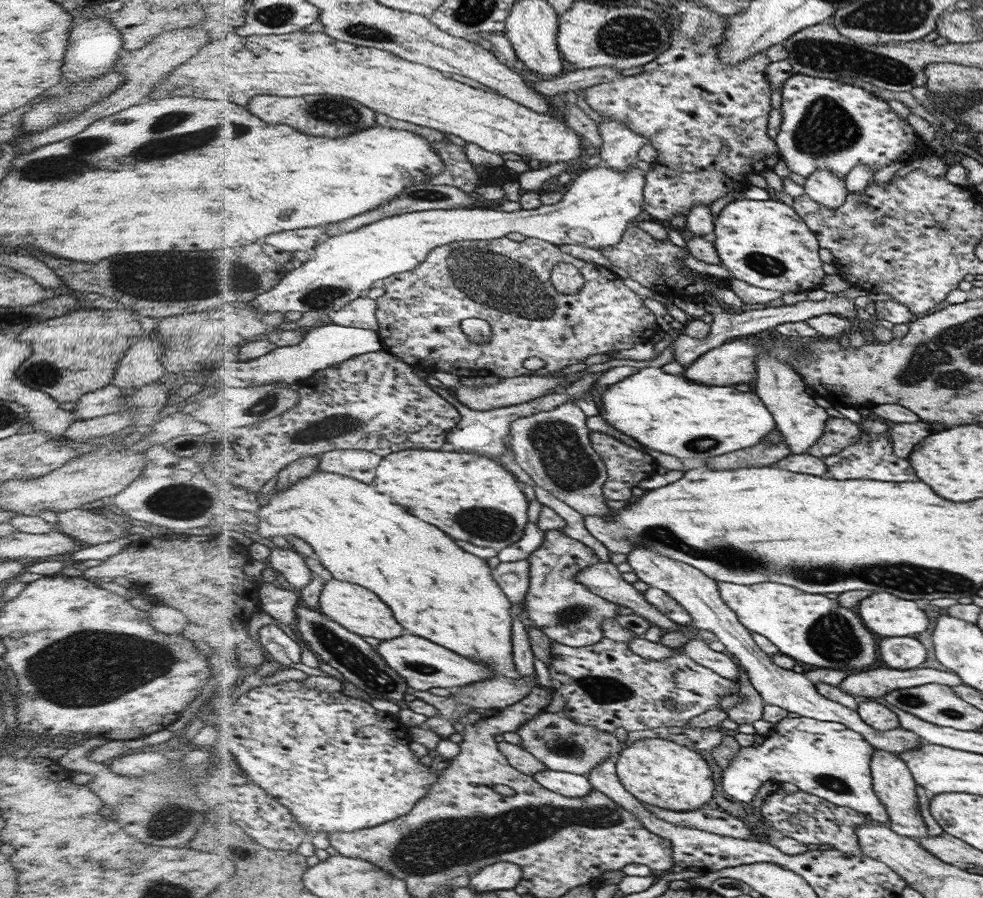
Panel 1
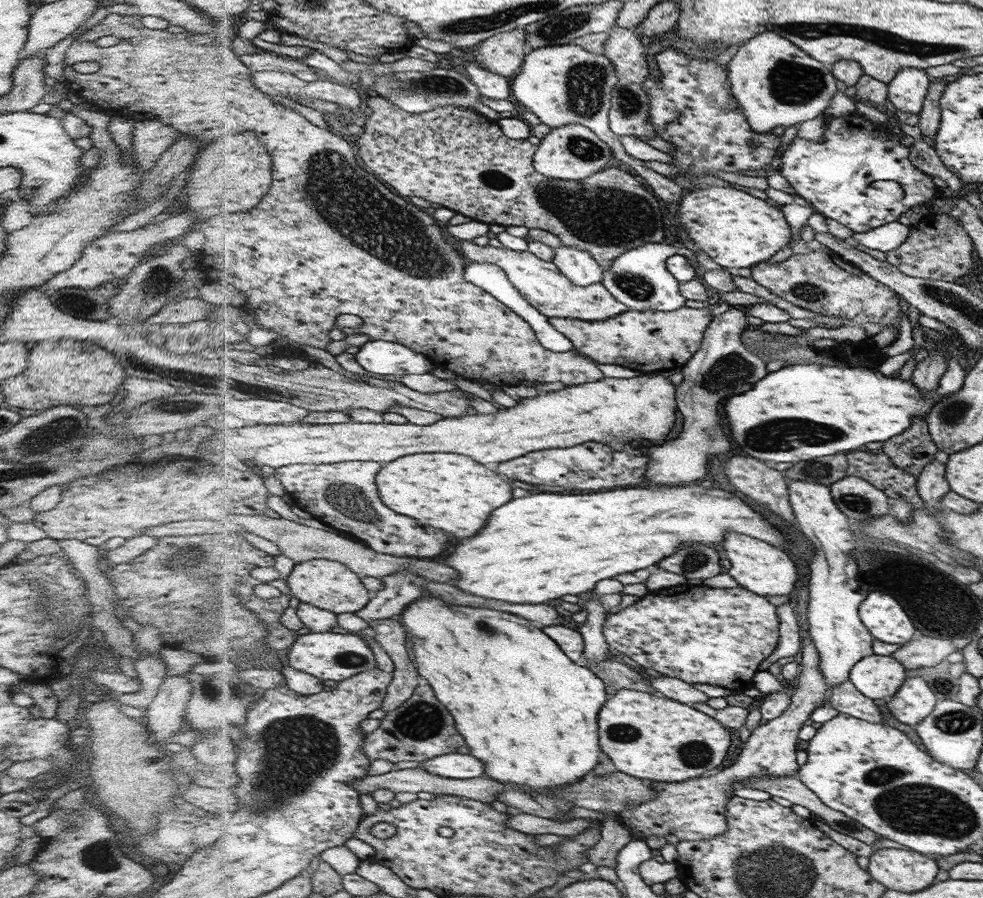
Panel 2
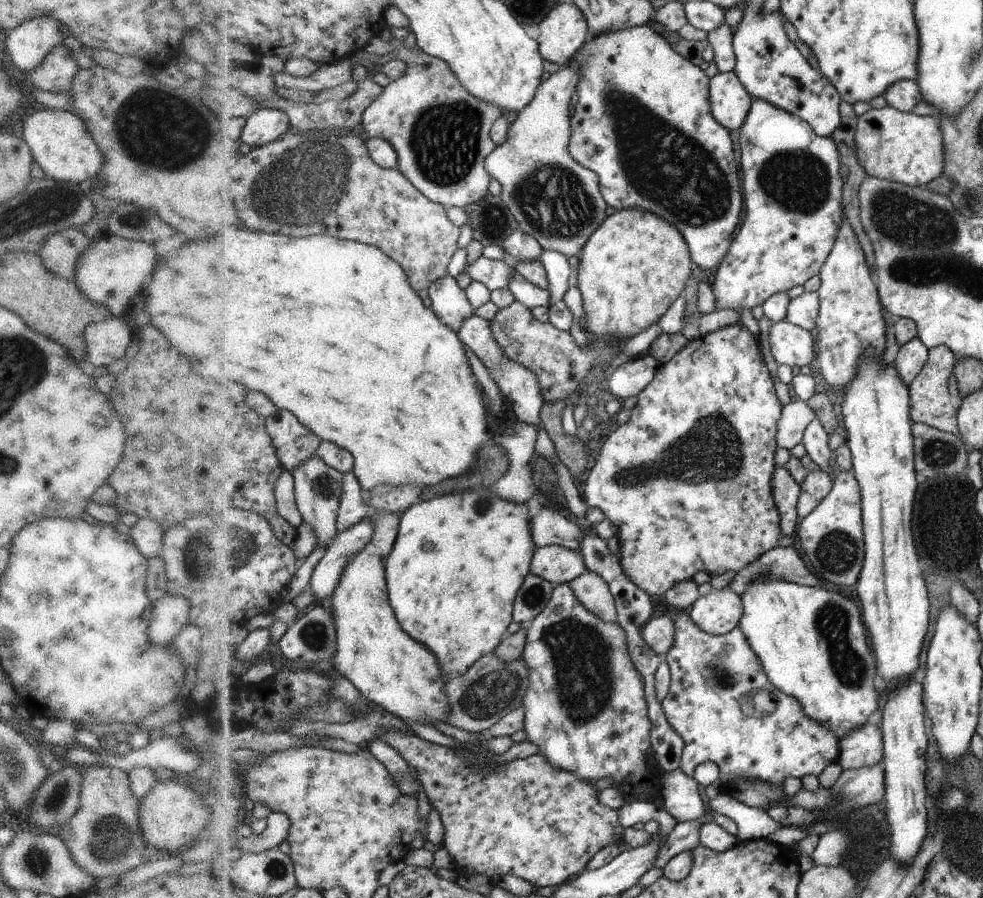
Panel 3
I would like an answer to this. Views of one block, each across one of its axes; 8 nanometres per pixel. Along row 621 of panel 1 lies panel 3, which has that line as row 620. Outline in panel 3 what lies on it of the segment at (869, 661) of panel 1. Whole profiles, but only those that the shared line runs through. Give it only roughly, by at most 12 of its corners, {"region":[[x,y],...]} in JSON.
{"region":[[752,578],[739,627],[840,741],[878,710],[852,600]]}

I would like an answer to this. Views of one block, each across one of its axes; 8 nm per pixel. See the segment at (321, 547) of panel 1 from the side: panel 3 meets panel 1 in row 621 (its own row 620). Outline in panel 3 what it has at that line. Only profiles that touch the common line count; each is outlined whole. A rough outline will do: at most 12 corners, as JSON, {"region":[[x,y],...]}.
{"region":[[488,488],[415,504],[385,558],[444,676],[494,652],[534,544]]}

